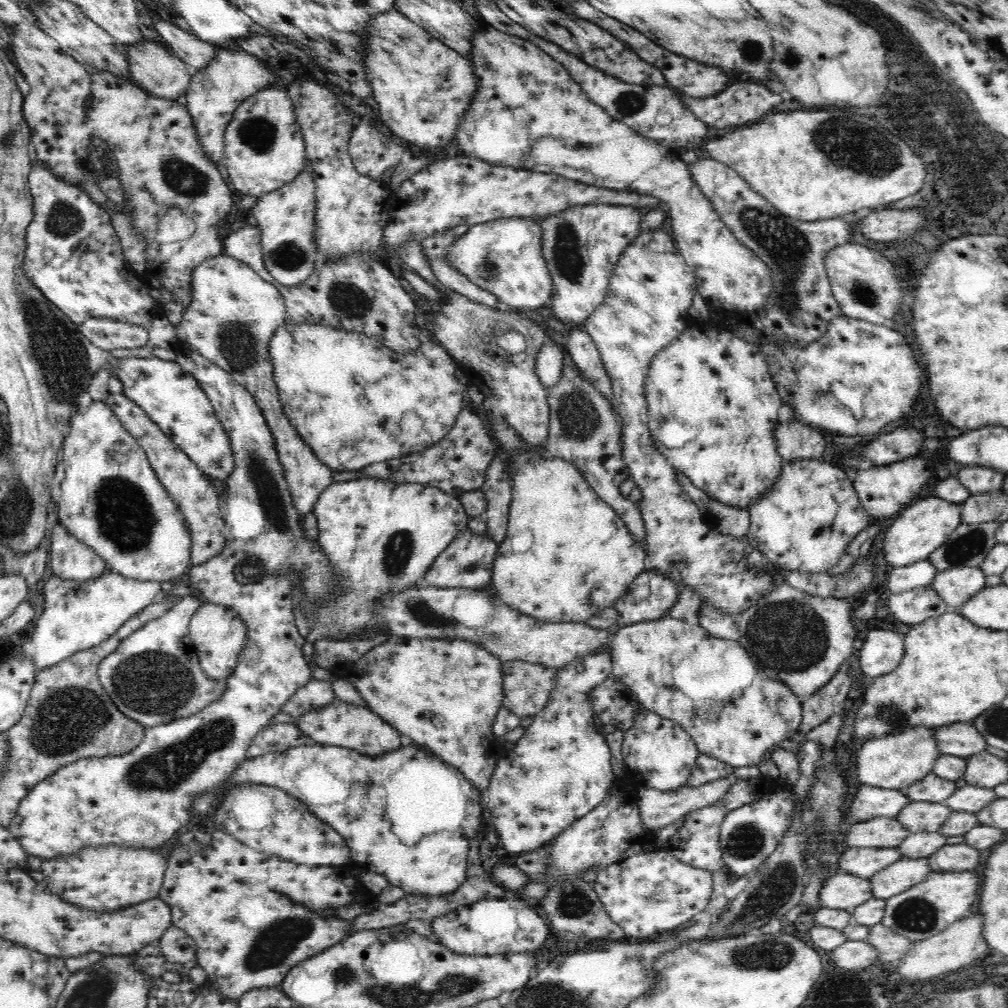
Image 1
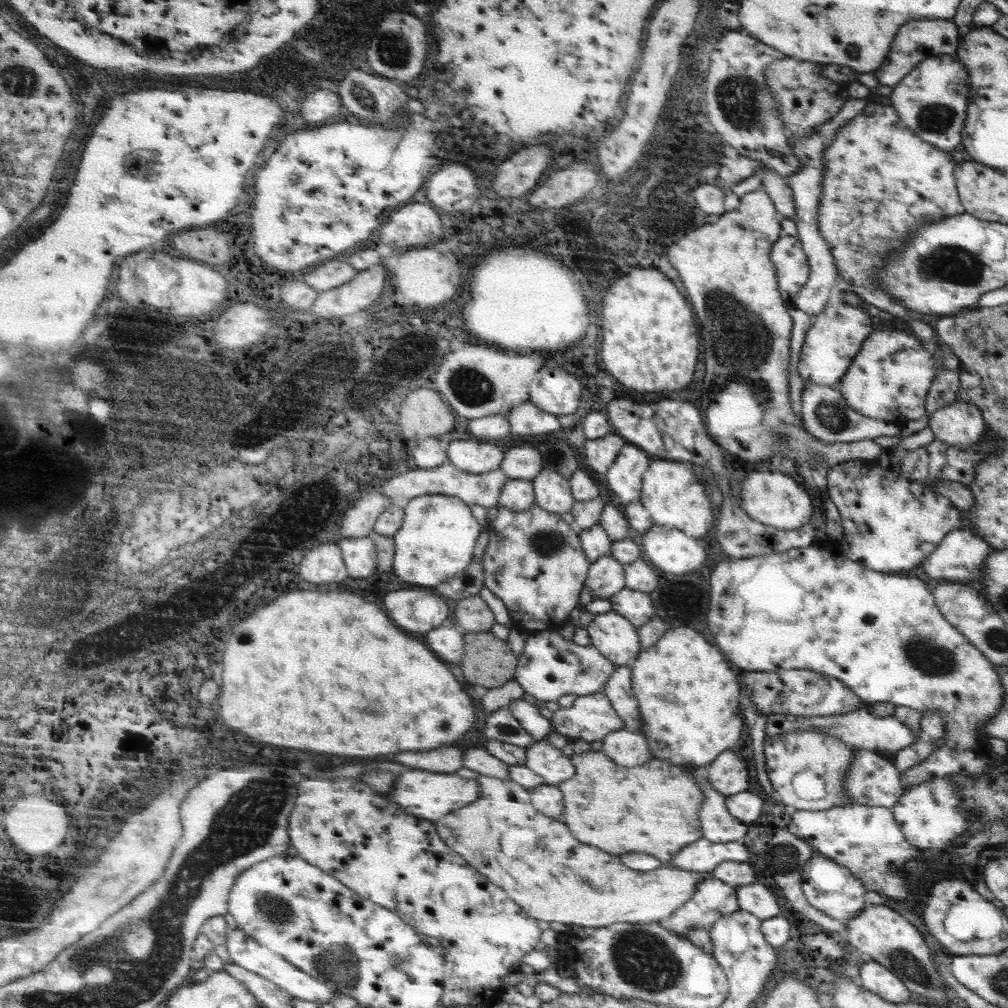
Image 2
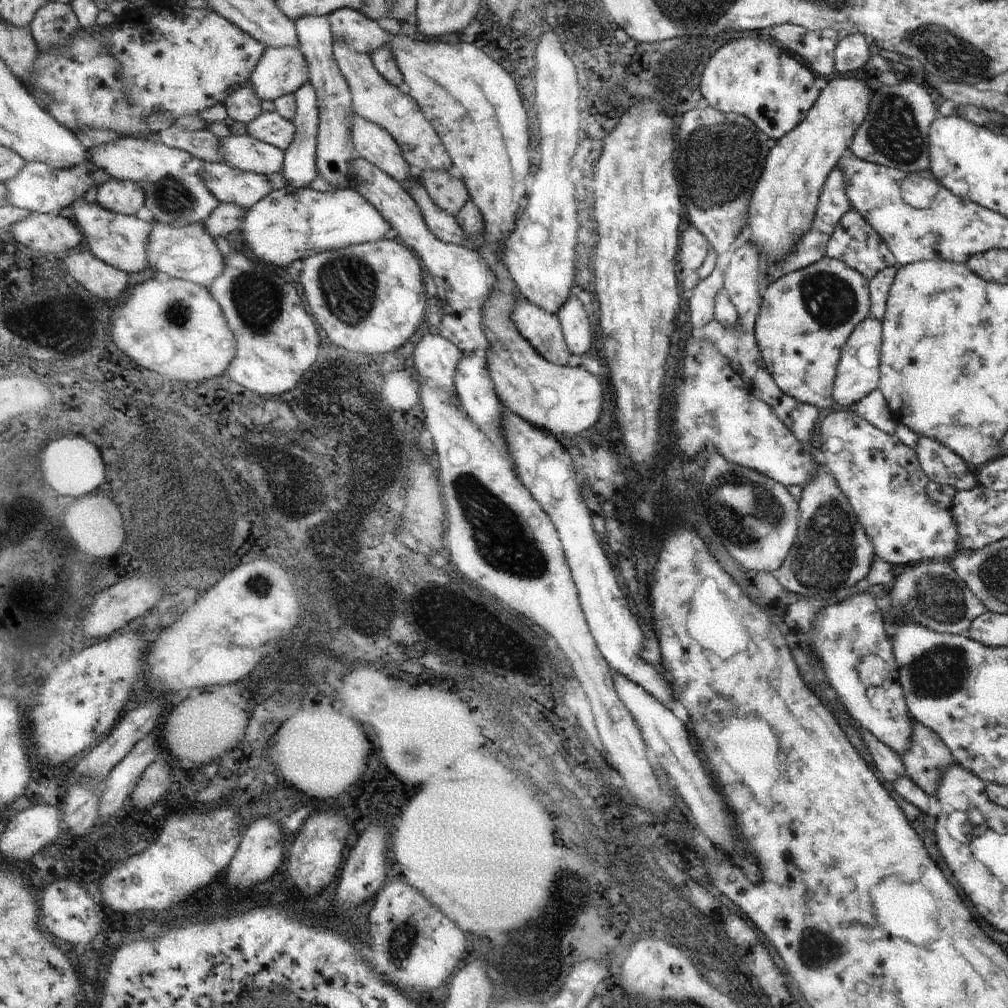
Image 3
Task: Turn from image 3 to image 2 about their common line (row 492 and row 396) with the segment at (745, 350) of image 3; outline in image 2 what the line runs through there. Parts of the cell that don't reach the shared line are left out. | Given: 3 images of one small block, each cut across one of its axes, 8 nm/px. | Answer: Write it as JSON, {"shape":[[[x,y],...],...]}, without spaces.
{"shape":[[[807,384],[803,388],[803,392],[801,392],[801,420],[803,420],[805,430],[823,444],[873,440],[877,436],[897,436],[901,432],[901,426],[897,426],[895,422],[873,420],[869,416],[863,416],[863,414],[855,412],[843,400],[839,390],[833,390],[829,386],[819,386],[819,384]]]}

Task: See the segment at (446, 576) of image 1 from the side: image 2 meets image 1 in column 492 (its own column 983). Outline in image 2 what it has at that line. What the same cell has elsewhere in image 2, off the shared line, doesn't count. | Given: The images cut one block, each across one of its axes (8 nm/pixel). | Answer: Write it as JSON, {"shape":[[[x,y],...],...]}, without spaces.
{"shape":[[[967,530],[949,532],[939,546],[921,562],[921,570],[929,578],[943,578],[947,582],[981,580],[981,568],[989,554],[997,550],[989,548],[979,536]]]}

